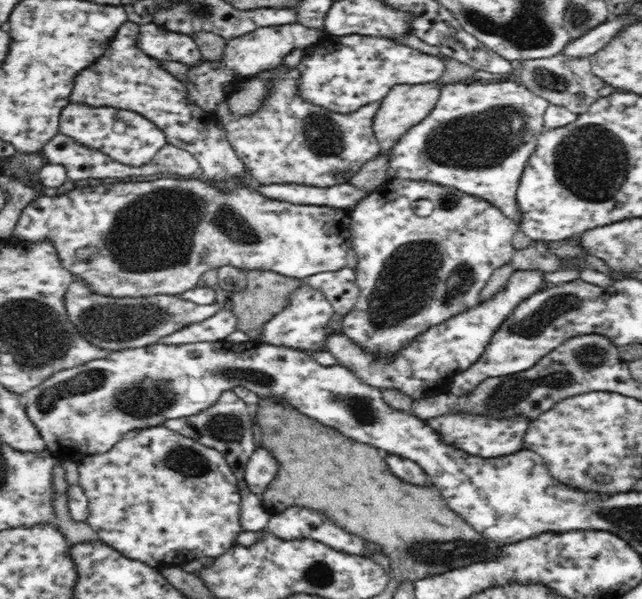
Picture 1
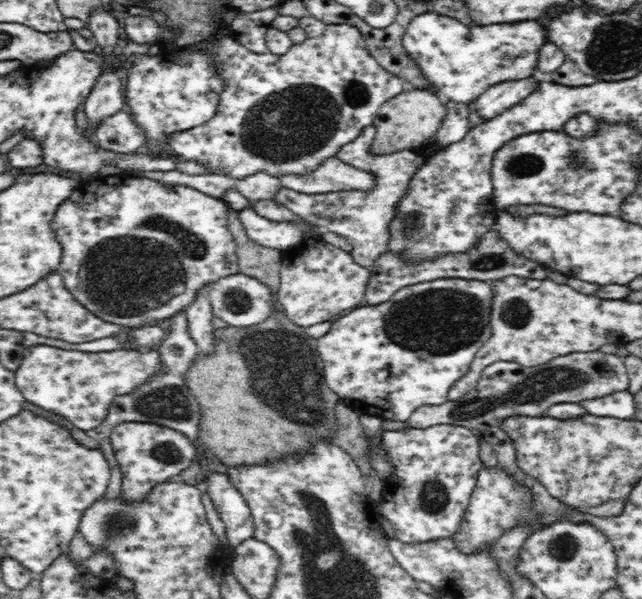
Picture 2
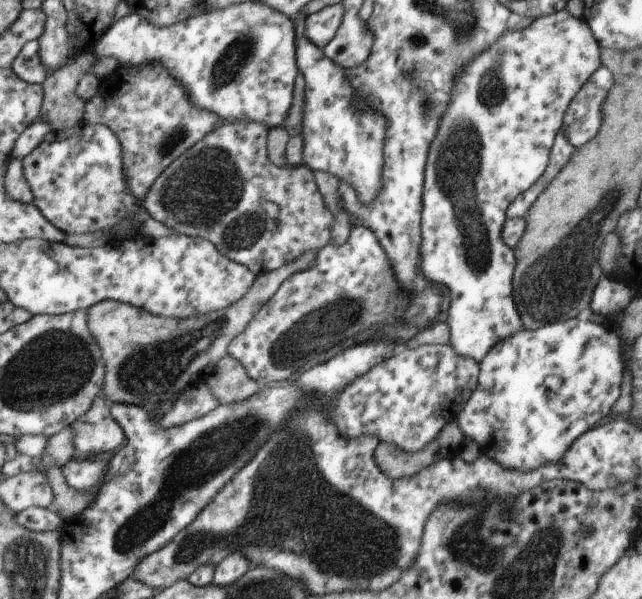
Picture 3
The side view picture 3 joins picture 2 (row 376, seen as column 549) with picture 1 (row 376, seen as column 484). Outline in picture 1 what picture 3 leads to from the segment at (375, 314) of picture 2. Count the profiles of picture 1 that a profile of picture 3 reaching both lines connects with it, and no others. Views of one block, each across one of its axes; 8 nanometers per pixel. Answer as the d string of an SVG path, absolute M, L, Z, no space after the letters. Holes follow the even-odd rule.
M515 270L502 290L450 316L448 320L426 328L410 342L406 342L398 352L386 352L386 356L381 356L381 352L372 350L368 354L365 348L362 350L361 346L345 334L328 336L323 349L334 356L336 365L354 372L354 376L372 388L398 389L398 392L412 397L413 401L433 397L439 392L449 392L450 381L475 364L486 350L494 333L518 304L551 286L543 274L541 270Z

